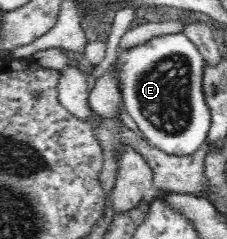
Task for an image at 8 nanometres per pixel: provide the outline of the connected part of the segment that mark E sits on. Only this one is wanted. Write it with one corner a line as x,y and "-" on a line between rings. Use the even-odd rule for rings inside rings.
183,32
160,35
150,39
143,45
132,47
130,50
118,55
118,67
120,67
120,70
118,71
118,79
122,82
120,90
122,91
124,107
126,108
127,113
129,113
129,115
133,118
133,121
137,123
141,133
149,139
148,143
154,145
154,147
159,150
164,151
166,154
174,156
188,156
195,153
195,151
197,151
201,146
204,146
211,125
210,109
207,105
203,91
205,62
203,60
203,56
197,49
197,46
195,46
195,44
193,44
193,42
191,42
191,40
189,40

